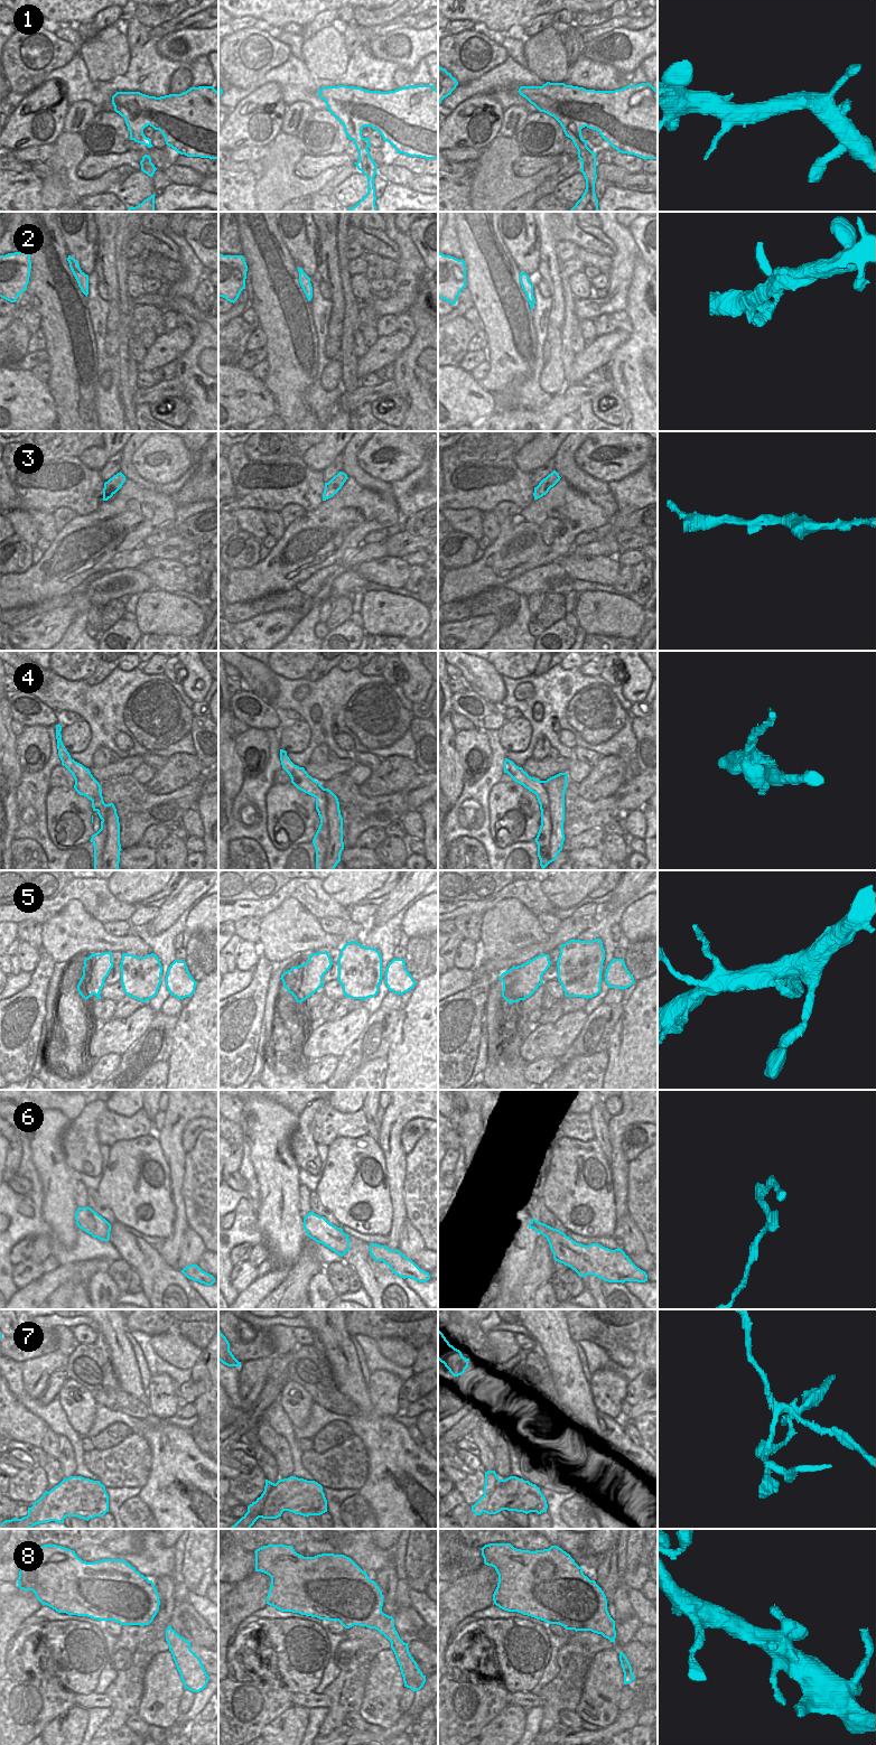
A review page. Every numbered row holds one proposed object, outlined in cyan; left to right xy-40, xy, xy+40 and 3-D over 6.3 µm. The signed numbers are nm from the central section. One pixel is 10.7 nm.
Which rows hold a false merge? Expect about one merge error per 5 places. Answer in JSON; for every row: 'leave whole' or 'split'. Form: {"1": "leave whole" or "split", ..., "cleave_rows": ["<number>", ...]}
{"1": "leave whole", "2": "leave whole", "3": "leave whole", "4": "split", "5": "leave whole", "6": "leave whole", "7": "split", "8": "leave whole", "cleave_rows": ["4", "7"]}

